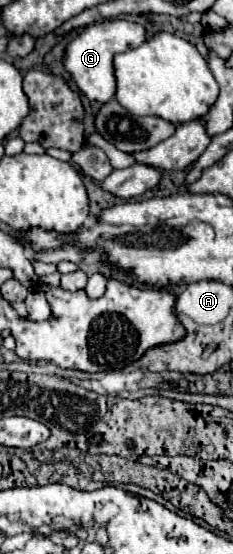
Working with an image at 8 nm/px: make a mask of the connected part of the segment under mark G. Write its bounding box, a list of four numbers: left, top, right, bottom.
[63,19,147,103]

